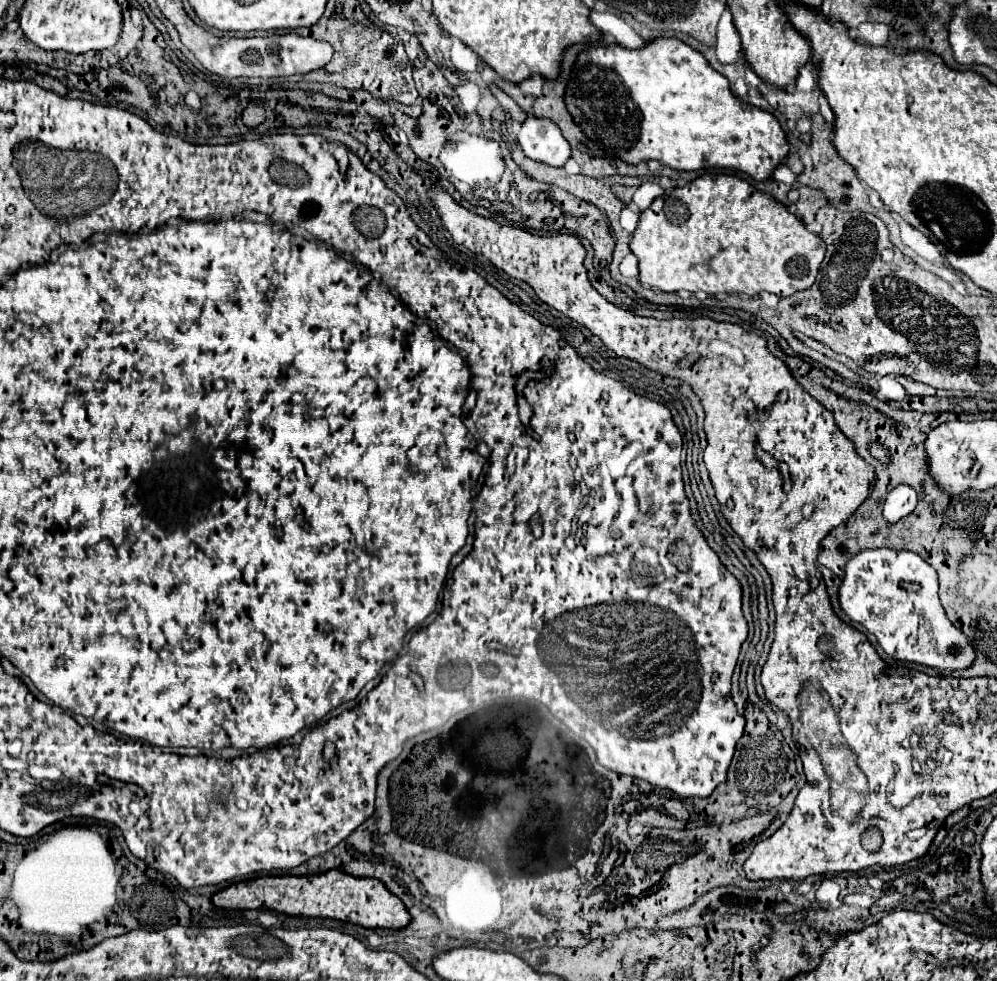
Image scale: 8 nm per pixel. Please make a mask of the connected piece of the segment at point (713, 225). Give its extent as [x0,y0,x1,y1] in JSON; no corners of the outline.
[631,174,825,296]

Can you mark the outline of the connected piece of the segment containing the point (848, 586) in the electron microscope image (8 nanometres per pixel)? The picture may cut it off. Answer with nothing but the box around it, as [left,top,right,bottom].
[839,548,975,670]

